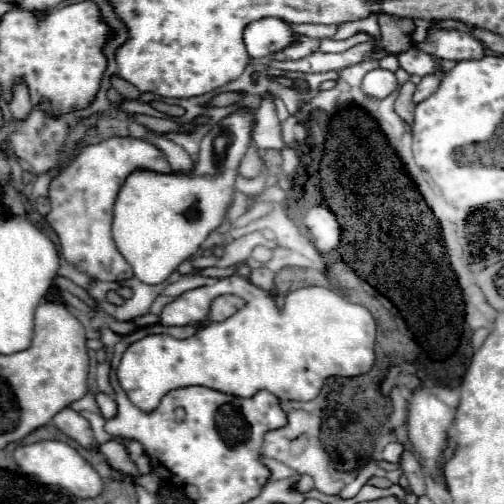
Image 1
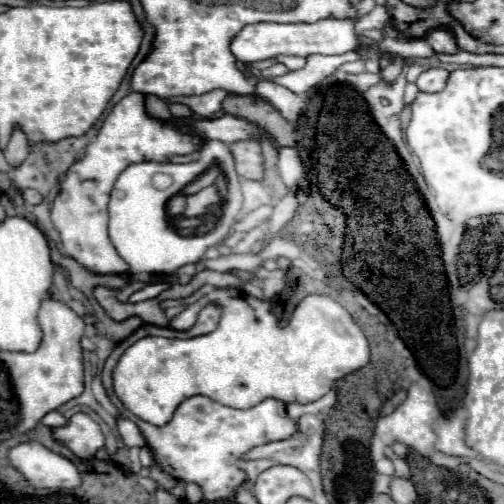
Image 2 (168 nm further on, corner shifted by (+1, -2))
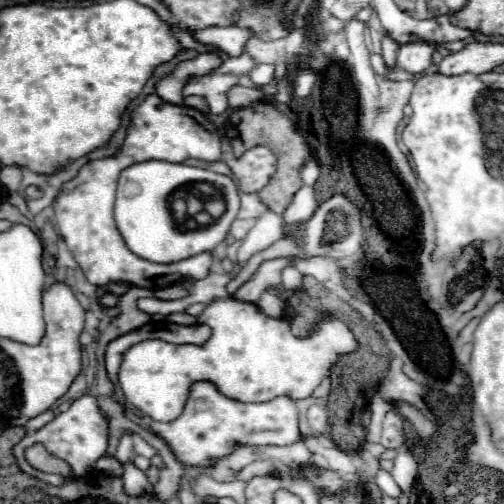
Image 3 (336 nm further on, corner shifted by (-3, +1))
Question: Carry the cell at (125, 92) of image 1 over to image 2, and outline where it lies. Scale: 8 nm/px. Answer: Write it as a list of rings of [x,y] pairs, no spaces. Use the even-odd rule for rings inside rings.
[[[148,96],[146,98],[146,108],[148,108],[148,114],[158,118],[158,120],[172,120],[172,114],[170,114],[166,102],[156,98],[156,96]]]

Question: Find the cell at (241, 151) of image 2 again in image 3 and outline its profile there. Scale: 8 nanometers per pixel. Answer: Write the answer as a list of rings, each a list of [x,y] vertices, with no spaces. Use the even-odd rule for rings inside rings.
[[[228,139],[222,141],[222,159],[234,173],[234,179],[244,193],[260,191],[276,171],[276,157],[268,147],[254,147],[242,157],[234,157]]]

